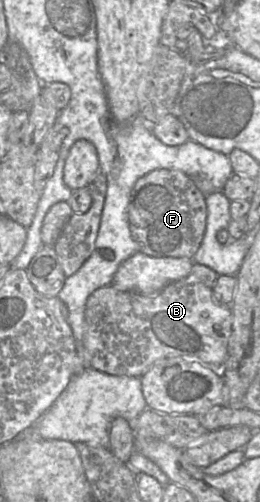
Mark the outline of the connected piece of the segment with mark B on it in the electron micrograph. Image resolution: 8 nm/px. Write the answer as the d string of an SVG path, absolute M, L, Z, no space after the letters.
M194 263L186 277L152 295L120 291L112 285L95 290L85 305L83 345L88 354L88 366L110 375L141 378L157 361L181 357L208 366L222 377L222 366L228 357L232 334L233 313L230 306L217 303L213 297L213 287L218 277L211 268Z

